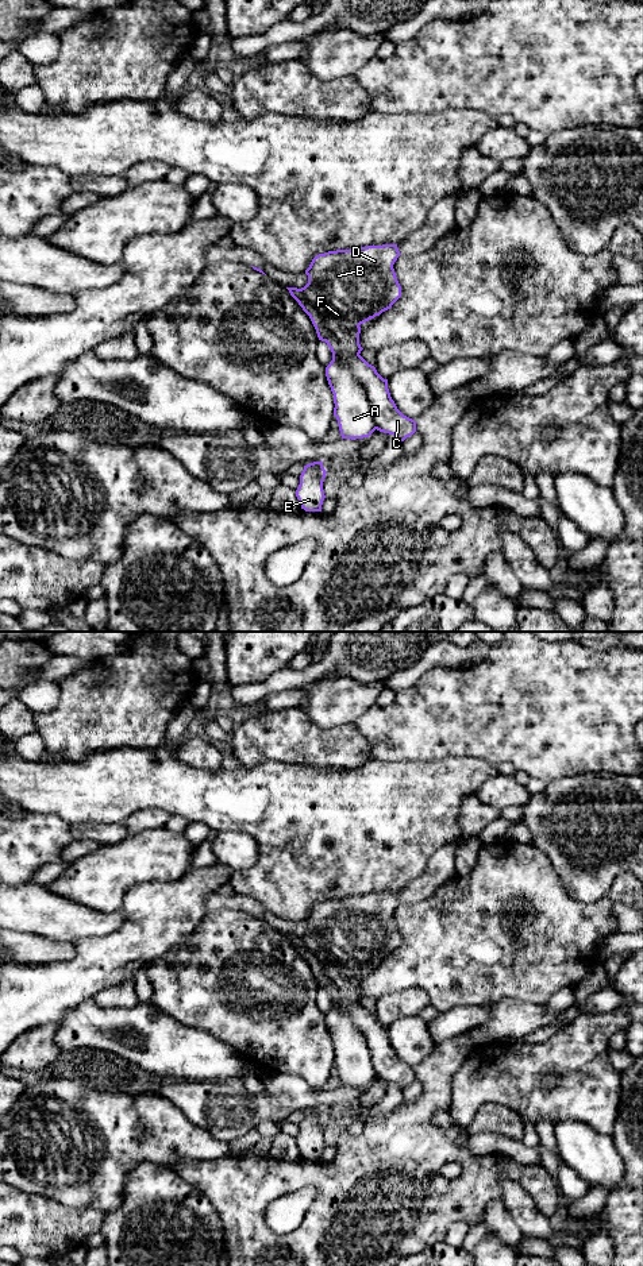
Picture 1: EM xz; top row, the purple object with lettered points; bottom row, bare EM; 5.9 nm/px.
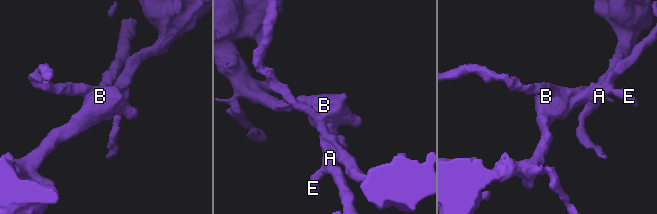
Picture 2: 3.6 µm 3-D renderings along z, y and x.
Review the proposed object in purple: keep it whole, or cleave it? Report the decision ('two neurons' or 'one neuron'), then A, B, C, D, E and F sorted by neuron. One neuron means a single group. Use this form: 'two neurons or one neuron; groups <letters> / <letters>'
two neurons; groups A B D E F / C

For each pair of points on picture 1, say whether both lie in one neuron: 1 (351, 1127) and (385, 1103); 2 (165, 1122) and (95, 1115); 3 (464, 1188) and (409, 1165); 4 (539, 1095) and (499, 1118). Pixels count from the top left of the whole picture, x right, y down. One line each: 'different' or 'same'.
1: same
2: same
3: same
4: different

